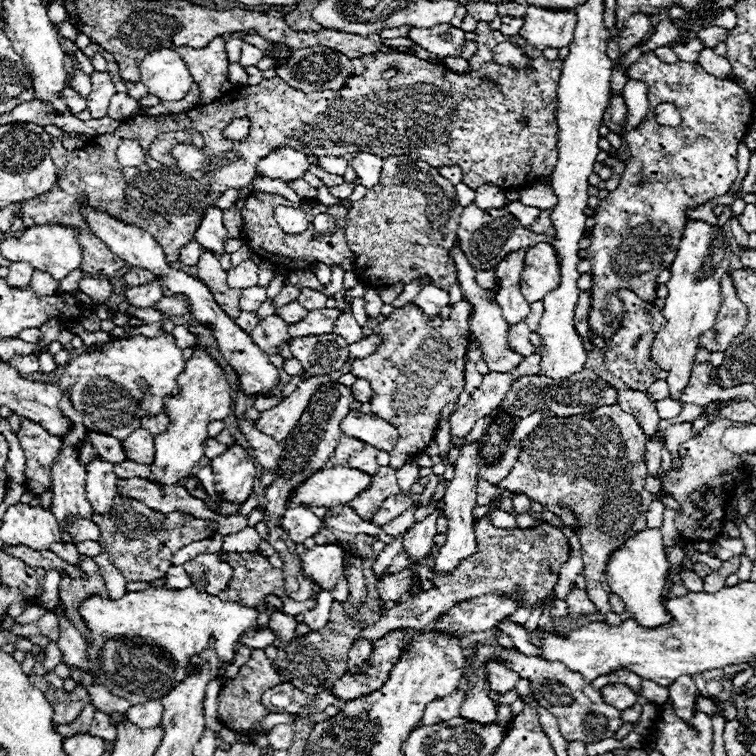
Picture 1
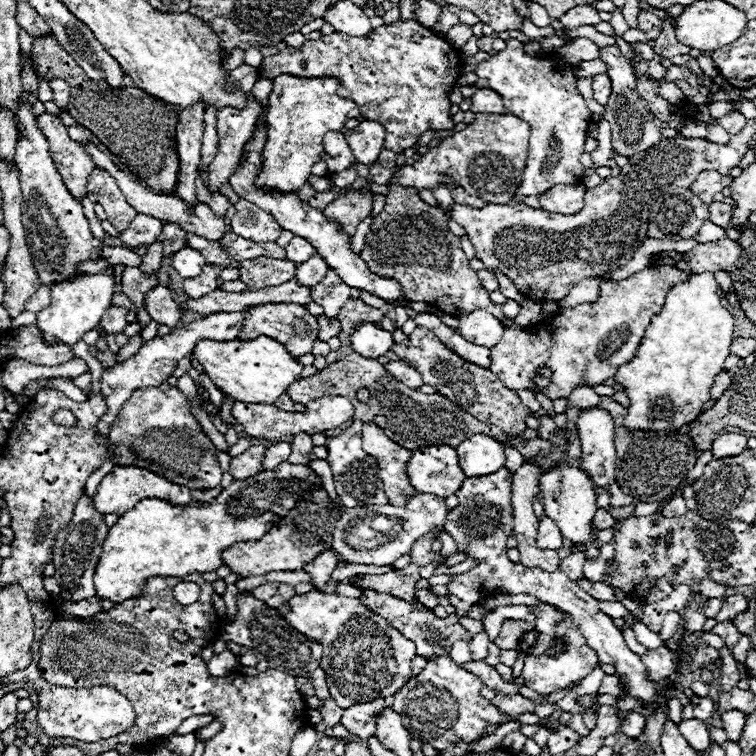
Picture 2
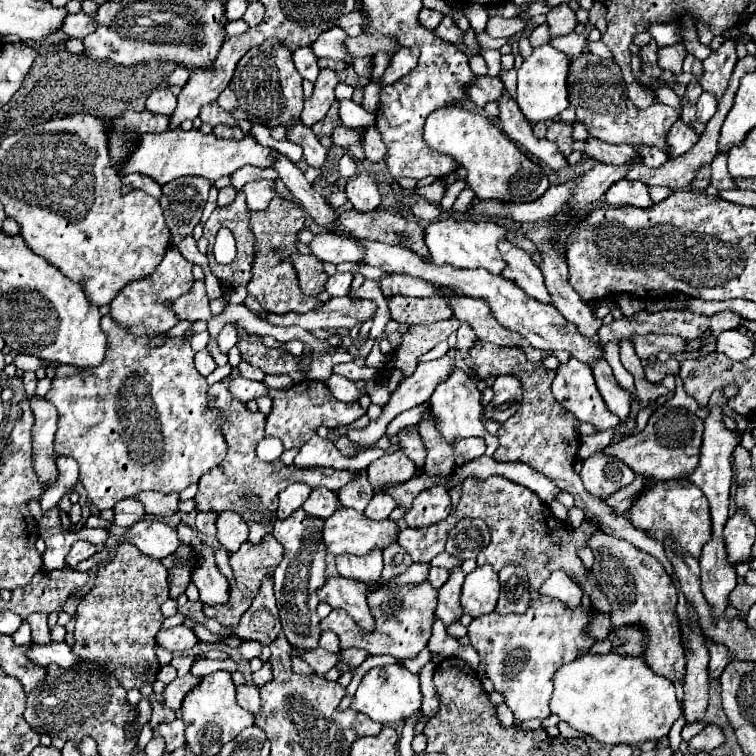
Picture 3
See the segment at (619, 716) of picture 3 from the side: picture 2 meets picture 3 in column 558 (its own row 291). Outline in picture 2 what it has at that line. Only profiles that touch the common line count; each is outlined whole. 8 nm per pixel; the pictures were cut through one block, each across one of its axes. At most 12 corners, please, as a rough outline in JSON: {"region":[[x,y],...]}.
{"region":[[712,272],[666,294],[618,366],[626,428],[702,414],[734,338]]}

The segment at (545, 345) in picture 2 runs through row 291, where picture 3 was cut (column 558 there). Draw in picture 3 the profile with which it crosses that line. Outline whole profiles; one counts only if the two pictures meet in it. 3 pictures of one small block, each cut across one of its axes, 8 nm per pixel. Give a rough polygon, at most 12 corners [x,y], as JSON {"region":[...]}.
{"region":[[540,596],[468,638],[516,720],[550,716],[556,670],[594,640],[590,612]]}

